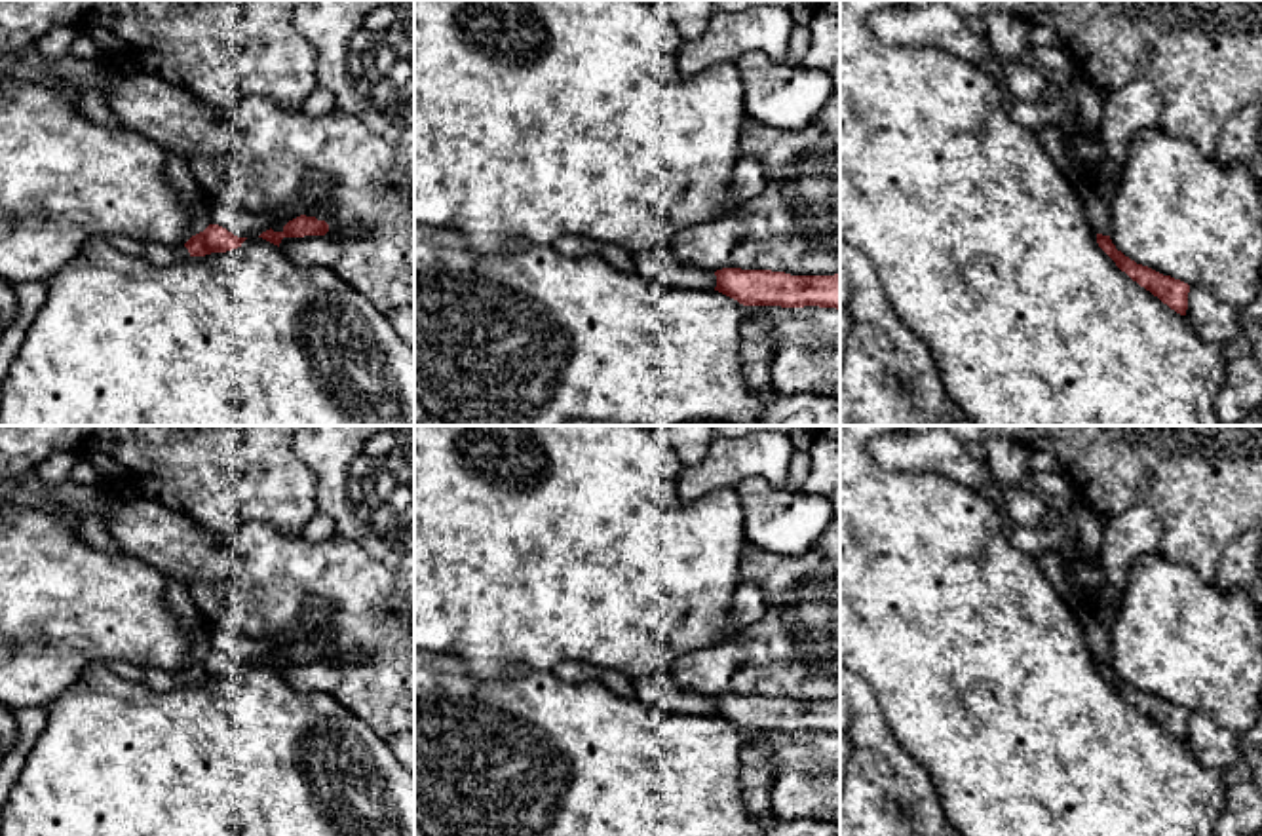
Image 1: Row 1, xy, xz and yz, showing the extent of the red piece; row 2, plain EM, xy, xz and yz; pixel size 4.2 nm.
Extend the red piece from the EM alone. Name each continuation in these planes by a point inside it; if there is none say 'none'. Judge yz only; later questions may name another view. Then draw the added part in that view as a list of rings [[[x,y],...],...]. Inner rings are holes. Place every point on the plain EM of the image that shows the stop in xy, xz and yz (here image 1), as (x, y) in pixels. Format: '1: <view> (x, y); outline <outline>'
1: yz (1097, 616); outline [[[1089,593],[1087,602],[1080,612],[1080,625],[1089,652],[1095,659],[1110,659],[1110,633],[1118,616],[1118,602],[1102,593]]]

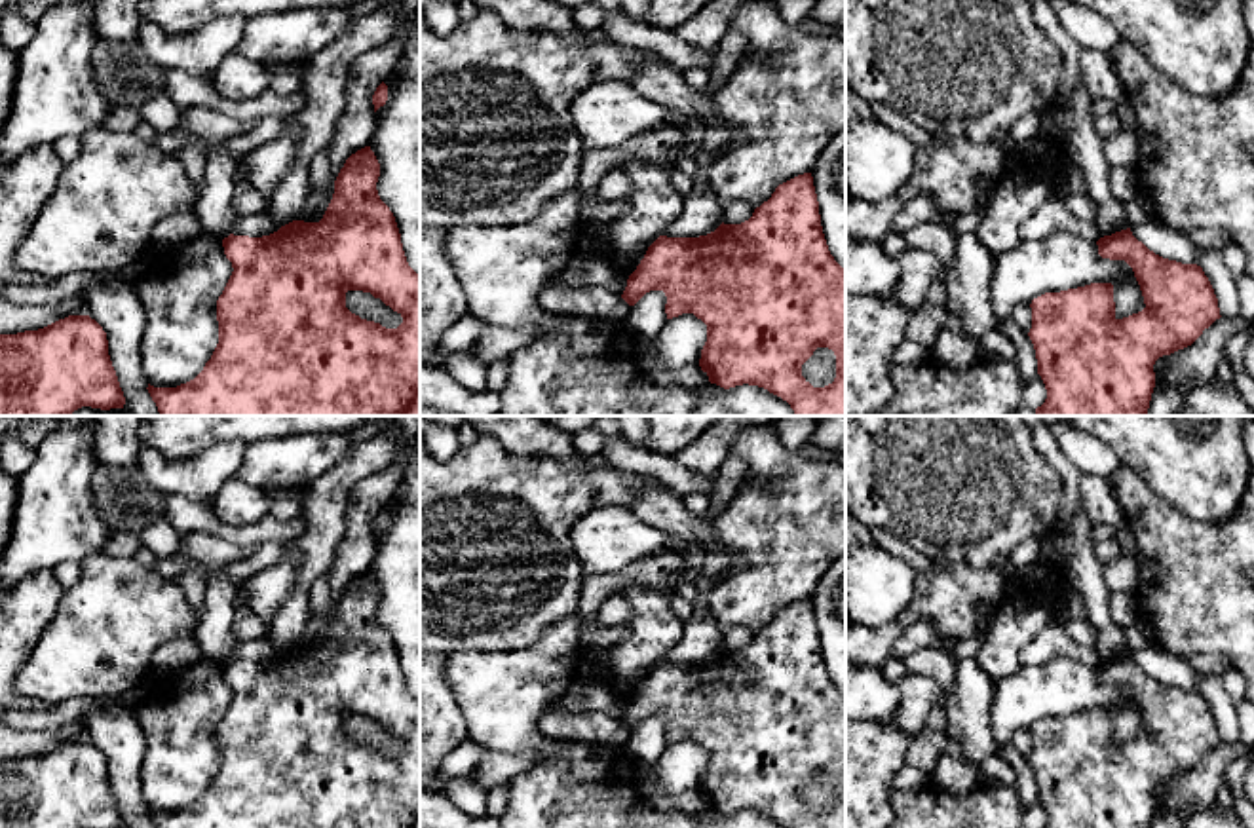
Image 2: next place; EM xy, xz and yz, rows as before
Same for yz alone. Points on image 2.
none

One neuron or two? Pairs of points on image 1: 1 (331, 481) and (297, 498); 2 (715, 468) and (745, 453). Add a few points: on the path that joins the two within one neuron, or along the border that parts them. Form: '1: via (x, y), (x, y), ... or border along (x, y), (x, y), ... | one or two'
1: border along (293, 451), (314, 477), (318, 512) | two
2: via (723, 468), (738, 458) | one

